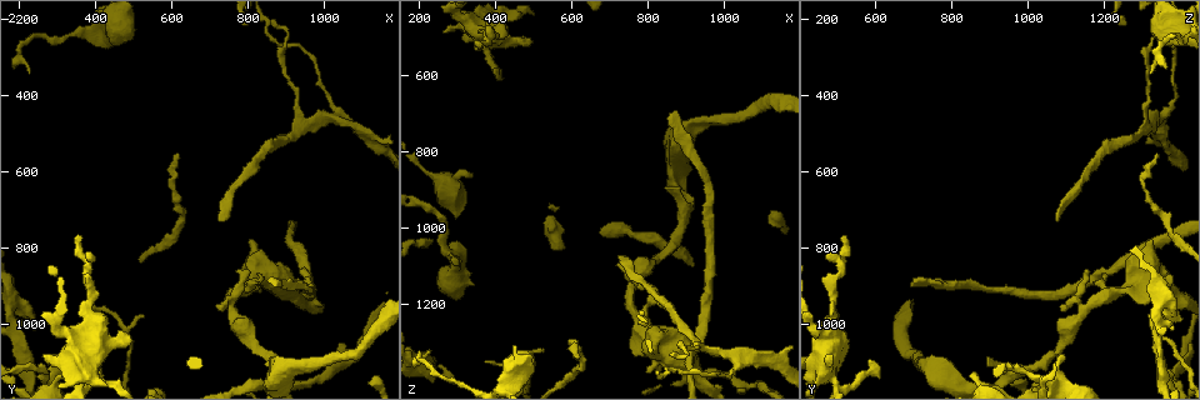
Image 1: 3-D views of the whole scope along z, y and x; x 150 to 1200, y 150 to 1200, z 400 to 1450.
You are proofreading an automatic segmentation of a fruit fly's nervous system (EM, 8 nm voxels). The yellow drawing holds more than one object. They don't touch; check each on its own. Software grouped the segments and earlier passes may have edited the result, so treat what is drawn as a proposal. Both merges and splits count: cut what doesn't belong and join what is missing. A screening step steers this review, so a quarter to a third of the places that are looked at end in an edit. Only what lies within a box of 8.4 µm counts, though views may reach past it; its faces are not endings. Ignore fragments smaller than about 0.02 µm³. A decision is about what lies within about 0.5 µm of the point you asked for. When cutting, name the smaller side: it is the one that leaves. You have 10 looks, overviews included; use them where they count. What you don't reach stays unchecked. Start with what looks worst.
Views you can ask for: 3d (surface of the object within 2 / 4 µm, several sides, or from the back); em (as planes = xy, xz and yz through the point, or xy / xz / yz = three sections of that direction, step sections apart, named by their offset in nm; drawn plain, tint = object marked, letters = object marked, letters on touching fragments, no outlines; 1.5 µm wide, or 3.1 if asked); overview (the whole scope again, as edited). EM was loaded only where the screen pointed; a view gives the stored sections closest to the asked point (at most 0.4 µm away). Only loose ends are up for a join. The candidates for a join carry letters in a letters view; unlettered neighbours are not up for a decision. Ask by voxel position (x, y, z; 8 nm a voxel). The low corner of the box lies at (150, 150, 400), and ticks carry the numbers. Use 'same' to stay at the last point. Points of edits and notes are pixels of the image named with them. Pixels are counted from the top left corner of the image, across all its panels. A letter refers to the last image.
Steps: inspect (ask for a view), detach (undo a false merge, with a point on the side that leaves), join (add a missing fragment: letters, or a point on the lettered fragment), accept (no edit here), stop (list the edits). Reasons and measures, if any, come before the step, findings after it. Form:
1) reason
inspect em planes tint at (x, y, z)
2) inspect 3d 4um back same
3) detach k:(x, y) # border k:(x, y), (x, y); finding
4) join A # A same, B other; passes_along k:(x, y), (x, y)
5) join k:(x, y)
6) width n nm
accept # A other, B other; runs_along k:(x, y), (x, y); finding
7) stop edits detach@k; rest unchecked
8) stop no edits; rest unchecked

an open end
inspect em planes plain at (855, 1115, 895)

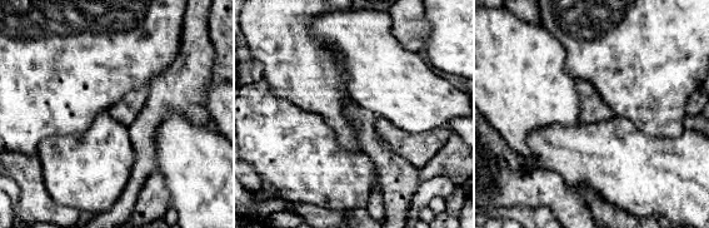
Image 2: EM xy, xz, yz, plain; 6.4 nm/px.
see the neighbours
inspect em planes letters same

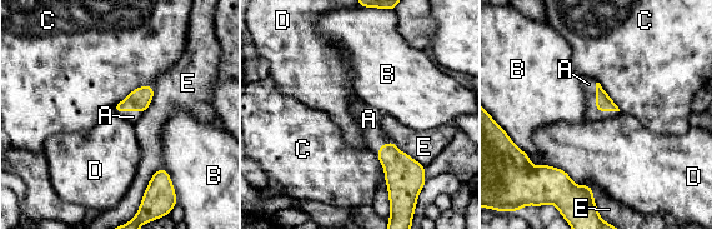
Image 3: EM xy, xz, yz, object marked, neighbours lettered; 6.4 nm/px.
longest_contact D 480 nm
join A # A same, B other, C other, D other, E other; passes_along 3:(603, 103), (596, 106), (588, 84); the neuron continues

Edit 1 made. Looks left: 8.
an open end
inspect 3d 4um at (870, 900, 700)

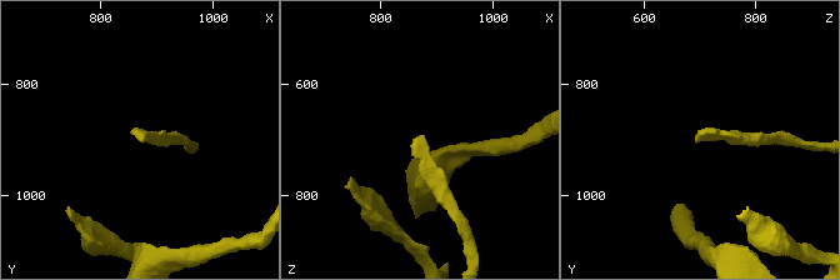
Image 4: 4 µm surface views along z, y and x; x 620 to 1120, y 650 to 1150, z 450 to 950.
inspect em planes plain at (875, 900, 695)

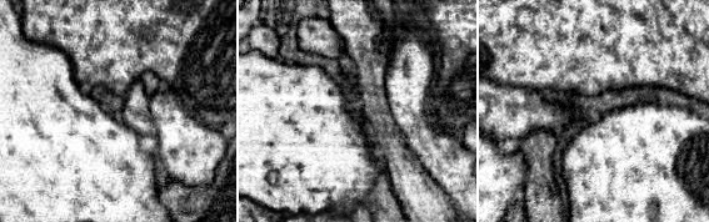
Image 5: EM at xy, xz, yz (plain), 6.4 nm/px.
what lies round it
inspect em planes letters same

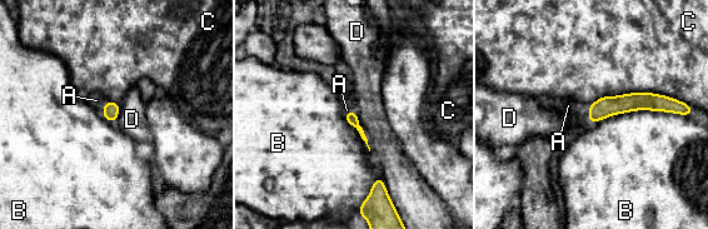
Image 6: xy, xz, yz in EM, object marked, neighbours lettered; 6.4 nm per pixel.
join A # A same, B other, C other, D other; it goes on there

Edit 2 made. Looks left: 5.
an open end
inspect em planes tint at (825, 875, 1215)

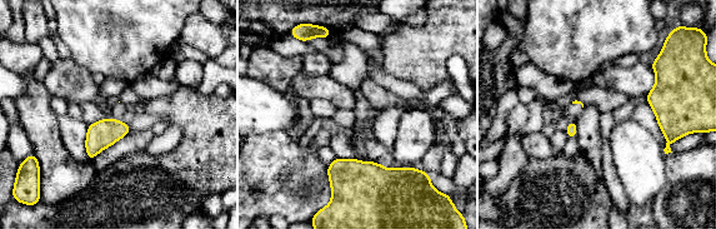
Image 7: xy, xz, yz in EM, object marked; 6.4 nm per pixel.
inspect em planes letters same

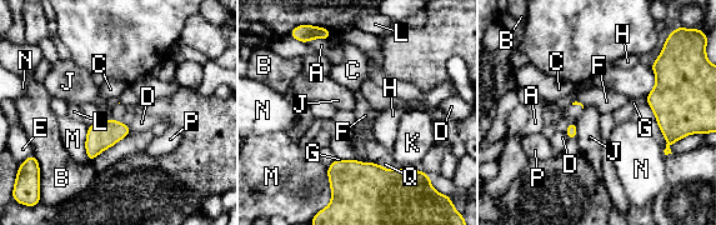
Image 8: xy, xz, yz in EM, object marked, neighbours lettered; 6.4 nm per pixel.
longest_contact Q 280 nm
accept # A other, B other, C other, D other, E other, F other, G other, H other, J other, K other, L other, M other, N other, P other, Q other; border 8:(575, 121), (576, 138); no lettered fragment goes on from it

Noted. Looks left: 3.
thin end
inspect 3d 4um at (720, 735, 1080)

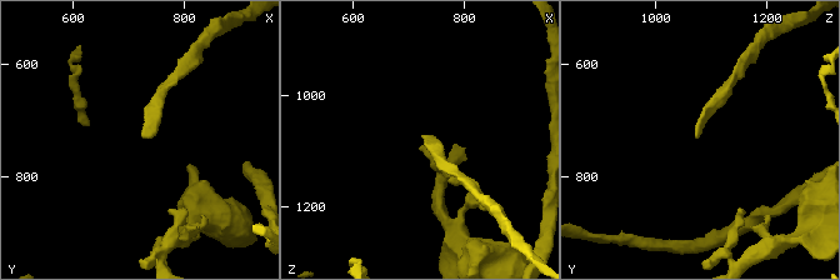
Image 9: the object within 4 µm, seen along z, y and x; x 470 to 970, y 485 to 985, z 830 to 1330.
inspect em planes letters at (720, 730, 1075)

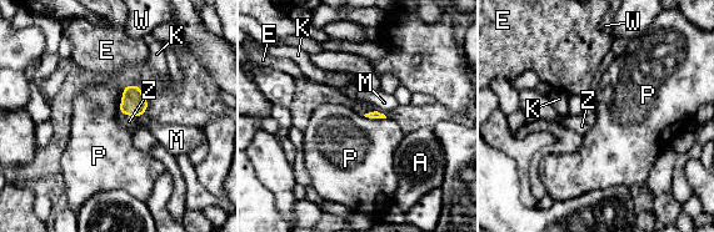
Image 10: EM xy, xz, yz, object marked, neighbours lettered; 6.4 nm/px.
join Z # A other, E other, K other, M other, P other, W other, Z same; passes_along 10:(134, 104), (129, 115), (129, 121); the neuron continues

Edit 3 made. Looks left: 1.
stop edits join@3, join@6, join@10; rest unchecked

